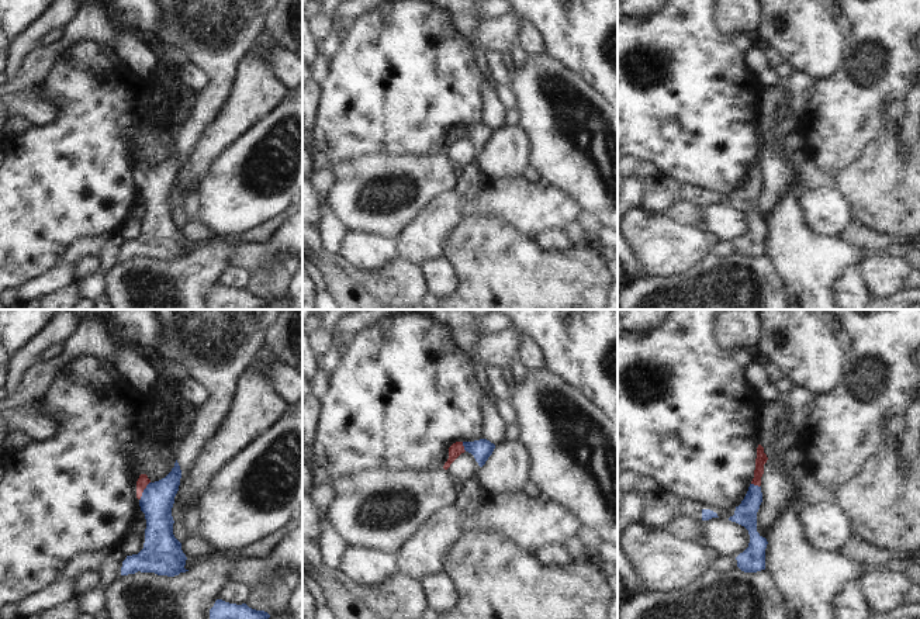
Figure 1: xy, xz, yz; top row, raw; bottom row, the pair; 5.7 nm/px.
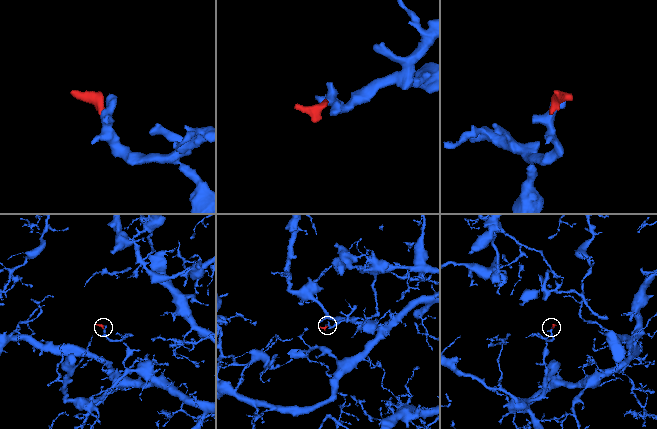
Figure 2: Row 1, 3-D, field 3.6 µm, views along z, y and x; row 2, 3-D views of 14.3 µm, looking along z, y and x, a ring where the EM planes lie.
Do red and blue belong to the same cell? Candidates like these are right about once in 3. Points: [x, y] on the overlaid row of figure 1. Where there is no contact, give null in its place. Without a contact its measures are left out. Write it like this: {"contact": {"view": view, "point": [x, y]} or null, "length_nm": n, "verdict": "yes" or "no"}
{"contact": {"view": "xy", "point": [142, 491]}, "length_nm": 130, "verdict": "yes"}

